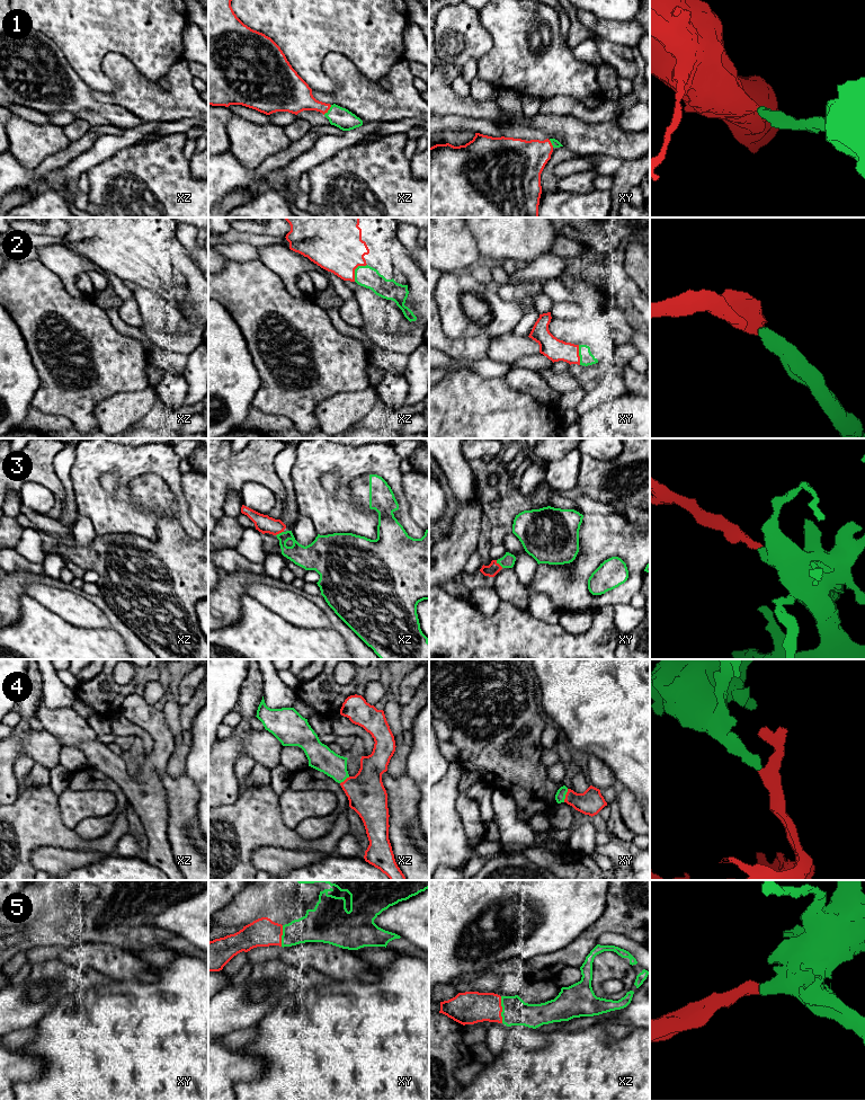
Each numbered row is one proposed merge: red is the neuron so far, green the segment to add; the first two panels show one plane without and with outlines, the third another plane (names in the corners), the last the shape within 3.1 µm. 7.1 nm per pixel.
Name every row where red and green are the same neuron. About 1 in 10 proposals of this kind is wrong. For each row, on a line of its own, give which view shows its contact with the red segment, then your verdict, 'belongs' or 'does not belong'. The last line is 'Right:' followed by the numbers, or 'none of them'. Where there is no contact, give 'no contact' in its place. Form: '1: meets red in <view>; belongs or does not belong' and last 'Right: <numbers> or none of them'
1: meets red in xz; belongs
2: meets red in xz; belongs
3: meets red in xy; belongs
4: meets red in xy; belongs
5: meets red in xz; belongs
Right: 1, 2, 3, 4, 5

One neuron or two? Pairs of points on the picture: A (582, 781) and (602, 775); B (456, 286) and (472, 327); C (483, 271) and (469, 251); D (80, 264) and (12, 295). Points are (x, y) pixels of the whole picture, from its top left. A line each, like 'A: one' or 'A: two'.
A: two
B: one
C: two
D: two

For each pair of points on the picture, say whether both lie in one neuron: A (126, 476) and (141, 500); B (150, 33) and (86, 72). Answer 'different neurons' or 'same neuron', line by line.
A: different neurons
B: same neuron

